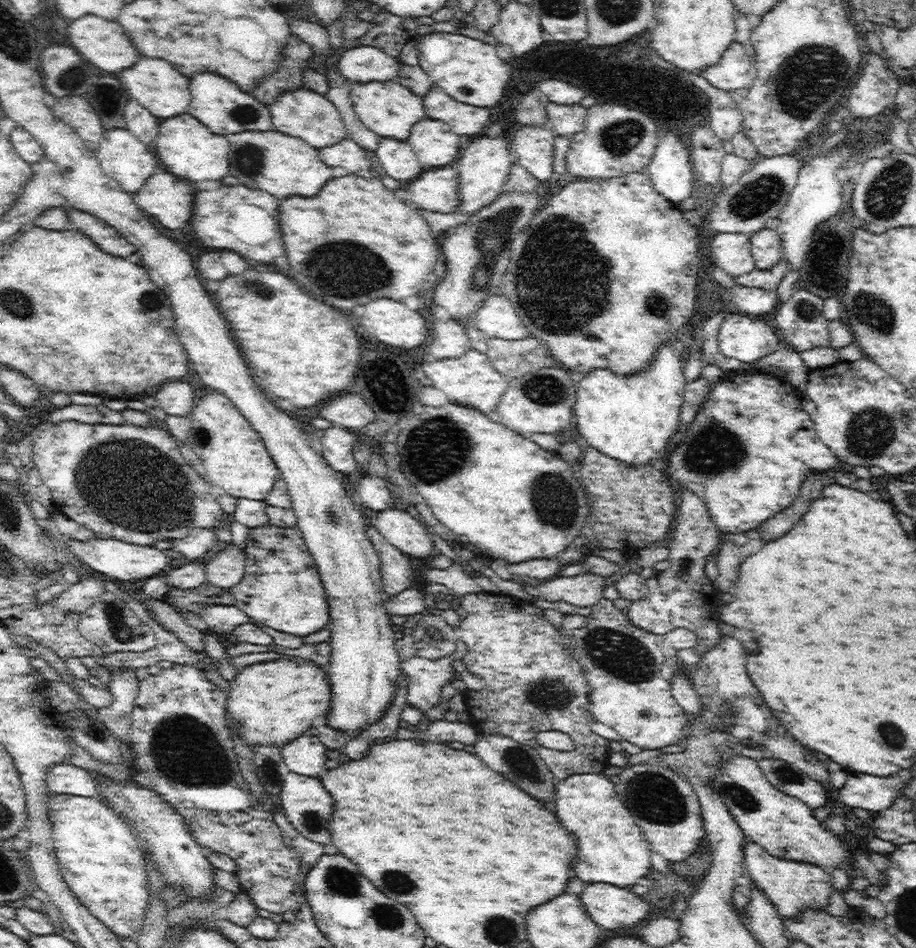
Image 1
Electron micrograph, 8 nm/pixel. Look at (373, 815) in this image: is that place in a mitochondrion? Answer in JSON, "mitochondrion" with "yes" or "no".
{"mitochondrion":"no"}

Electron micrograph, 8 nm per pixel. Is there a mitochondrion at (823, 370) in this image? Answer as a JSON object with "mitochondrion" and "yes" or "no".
{"mitochondrion":"no"}

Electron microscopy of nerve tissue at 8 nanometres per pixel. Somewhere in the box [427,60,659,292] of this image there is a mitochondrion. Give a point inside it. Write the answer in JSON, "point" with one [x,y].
{"point":[492,235]}

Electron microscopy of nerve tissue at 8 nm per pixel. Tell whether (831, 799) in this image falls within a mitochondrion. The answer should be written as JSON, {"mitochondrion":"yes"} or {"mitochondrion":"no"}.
{"mitochondrion":"no"}

